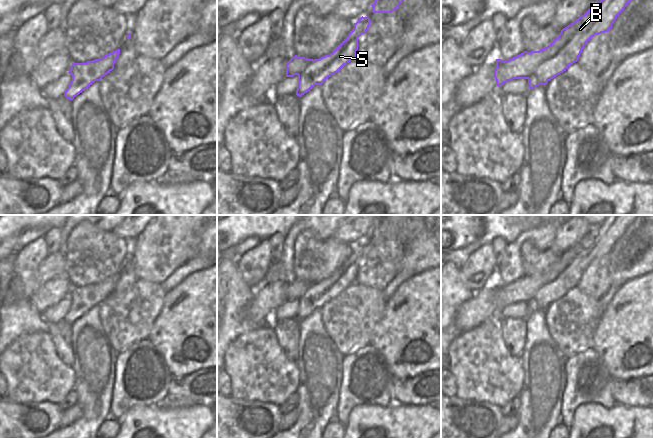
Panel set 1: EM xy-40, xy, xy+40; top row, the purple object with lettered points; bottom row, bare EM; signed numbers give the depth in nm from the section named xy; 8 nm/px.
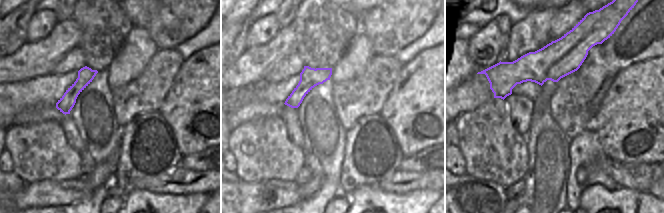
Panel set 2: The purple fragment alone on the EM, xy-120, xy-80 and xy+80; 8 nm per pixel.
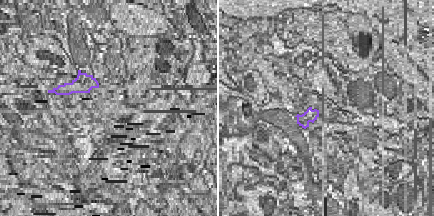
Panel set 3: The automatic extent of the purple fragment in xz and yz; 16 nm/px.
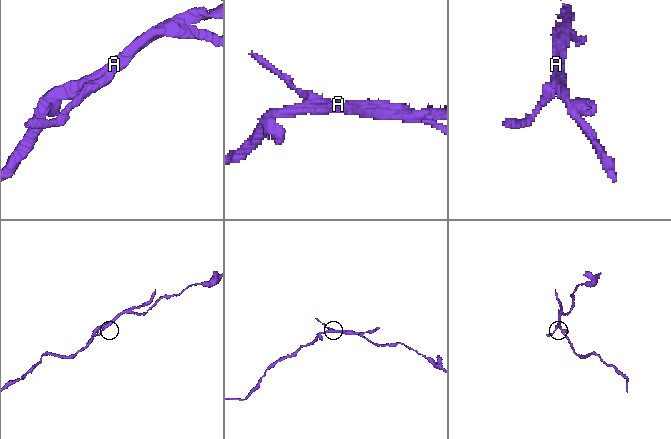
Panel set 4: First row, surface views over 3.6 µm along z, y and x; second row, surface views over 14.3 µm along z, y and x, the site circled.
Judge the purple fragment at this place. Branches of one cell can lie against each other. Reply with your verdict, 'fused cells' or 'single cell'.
fused cells

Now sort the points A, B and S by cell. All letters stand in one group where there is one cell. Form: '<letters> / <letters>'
A / B S

